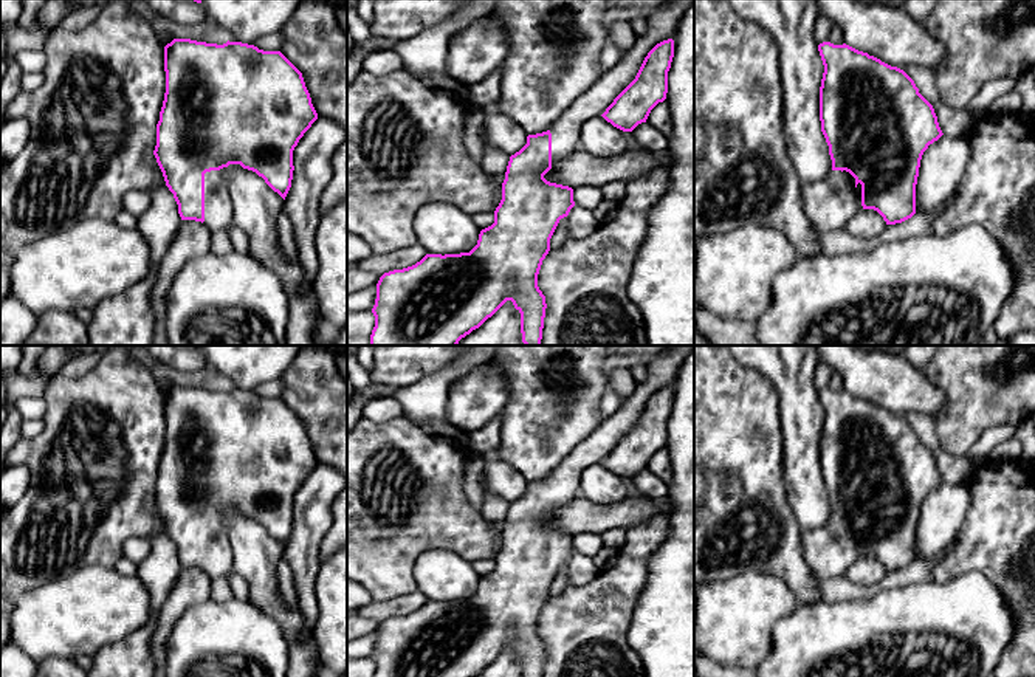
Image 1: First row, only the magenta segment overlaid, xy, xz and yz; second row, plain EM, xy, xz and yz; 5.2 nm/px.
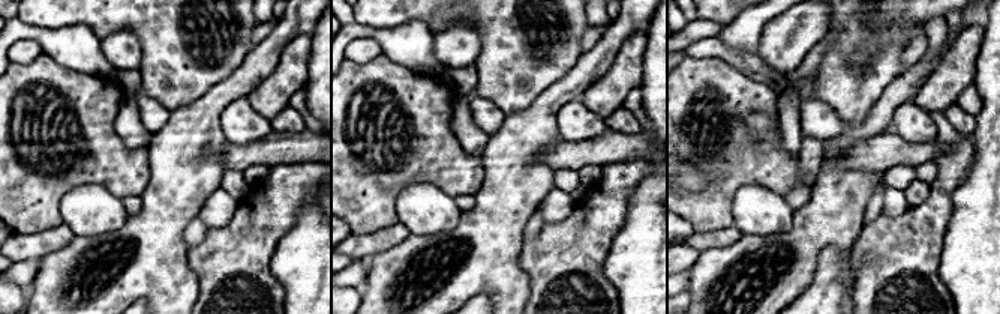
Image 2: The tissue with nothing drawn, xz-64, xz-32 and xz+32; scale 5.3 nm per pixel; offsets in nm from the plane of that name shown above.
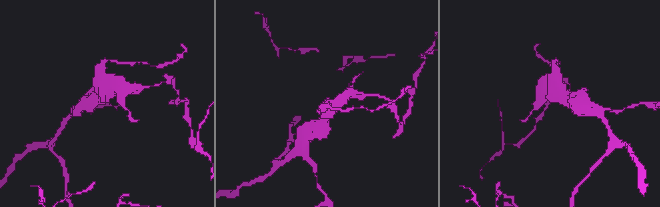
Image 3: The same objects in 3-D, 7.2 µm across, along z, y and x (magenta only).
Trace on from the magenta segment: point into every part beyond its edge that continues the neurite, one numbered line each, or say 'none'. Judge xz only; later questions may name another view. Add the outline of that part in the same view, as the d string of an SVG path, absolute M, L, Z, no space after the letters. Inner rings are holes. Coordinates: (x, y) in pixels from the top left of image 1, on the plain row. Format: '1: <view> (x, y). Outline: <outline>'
1: xz (567, 477). Outline: M679 345L648 366L648 380L637 384L634 393L609 418L576 445L570 454L559 462L550 476L552 513L583 497L583 476L595 463L601 463L614 446L635 426L648 400L660 389L674 386L682 364L694 350L694 345Z

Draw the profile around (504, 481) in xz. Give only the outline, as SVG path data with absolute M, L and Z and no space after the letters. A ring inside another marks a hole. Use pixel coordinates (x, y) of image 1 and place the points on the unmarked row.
M494 454L487 457L485 474L488 490L508 503L514 502L527 491L527 479L514 466L502 462Z

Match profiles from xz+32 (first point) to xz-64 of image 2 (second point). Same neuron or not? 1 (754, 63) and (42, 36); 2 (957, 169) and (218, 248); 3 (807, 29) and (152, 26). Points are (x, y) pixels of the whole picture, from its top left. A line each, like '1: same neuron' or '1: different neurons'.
1: different neurons
2: same neuron
3: different neurons

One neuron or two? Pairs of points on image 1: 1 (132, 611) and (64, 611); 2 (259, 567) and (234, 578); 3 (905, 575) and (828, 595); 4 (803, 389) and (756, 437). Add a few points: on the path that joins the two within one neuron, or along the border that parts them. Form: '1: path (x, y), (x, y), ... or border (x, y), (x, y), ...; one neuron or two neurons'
1: path (115, 611), (81, 611); one neuron
2: border (234, 569), (247, 583), (248, 598); two neurons
3: path (887, 583), (871, 591), (846, 591); one neuron
4: border (766, 380), (775, 388), (778, 397), (783, 450); two neurons

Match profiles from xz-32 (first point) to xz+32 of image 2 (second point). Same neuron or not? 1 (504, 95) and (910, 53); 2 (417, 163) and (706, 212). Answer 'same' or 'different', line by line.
1: different
2: same

